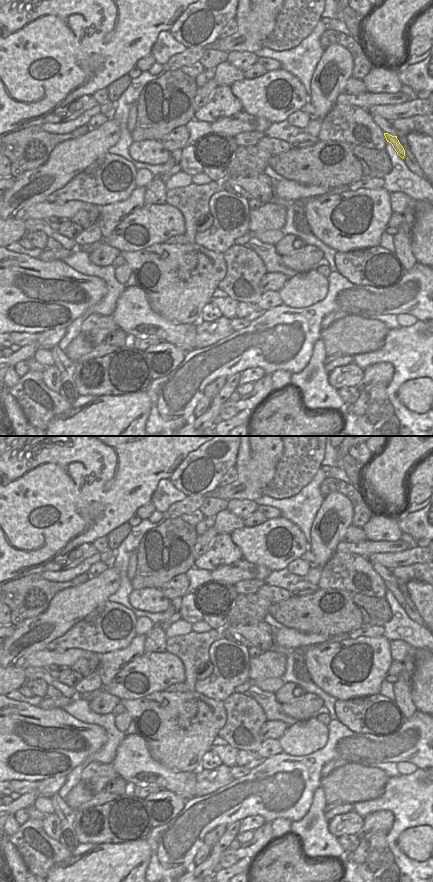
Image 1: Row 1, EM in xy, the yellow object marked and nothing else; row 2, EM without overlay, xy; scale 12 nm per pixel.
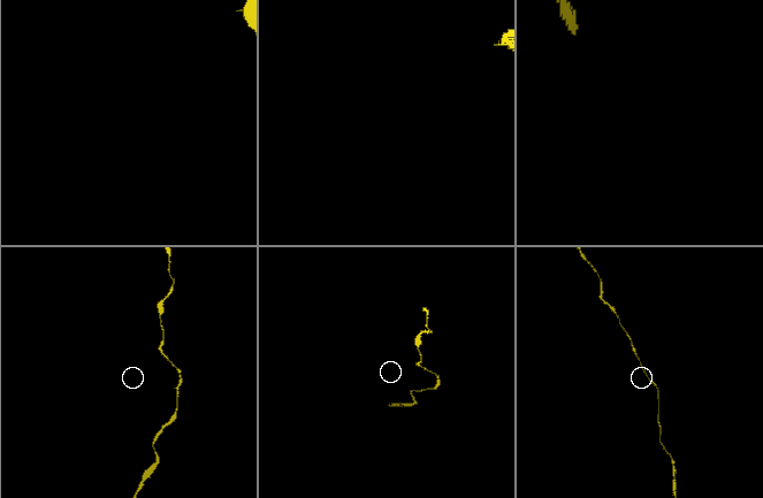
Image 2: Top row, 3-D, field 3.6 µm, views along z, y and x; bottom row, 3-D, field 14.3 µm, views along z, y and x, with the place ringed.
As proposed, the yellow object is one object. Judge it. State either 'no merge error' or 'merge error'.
no merge error

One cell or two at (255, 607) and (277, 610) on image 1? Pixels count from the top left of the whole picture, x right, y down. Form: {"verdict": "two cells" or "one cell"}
{"verdict": "two cells"}

